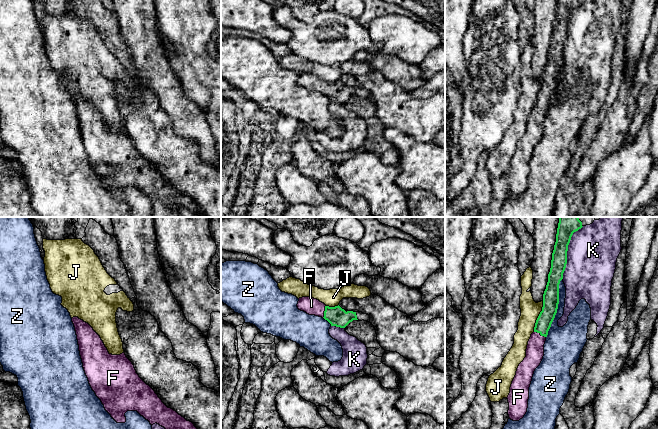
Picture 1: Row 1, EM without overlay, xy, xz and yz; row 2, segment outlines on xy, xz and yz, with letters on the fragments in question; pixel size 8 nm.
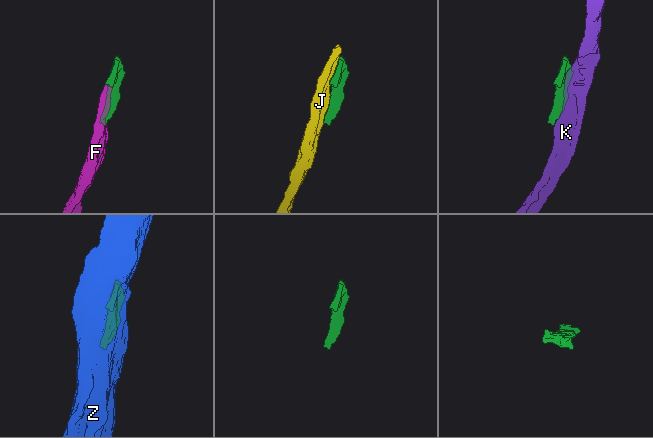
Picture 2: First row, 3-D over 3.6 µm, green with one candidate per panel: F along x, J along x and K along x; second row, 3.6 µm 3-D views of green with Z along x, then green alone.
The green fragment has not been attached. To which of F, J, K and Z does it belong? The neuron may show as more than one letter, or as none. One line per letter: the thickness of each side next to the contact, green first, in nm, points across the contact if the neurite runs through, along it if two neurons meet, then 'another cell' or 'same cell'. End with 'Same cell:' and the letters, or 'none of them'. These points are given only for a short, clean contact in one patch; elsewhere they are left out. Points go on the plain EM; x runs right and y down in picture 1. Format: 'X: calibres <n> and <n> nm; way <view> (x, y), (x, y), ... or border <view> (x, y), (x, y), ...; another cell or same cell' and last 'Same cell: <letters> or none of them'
F: calibres 130 and 140 nm; same cell
J: calibres 130 and 160 nm; another cell
K: calibres 130 and 400 nm; another cell
Z: calibres 130 and 220 nm; another cell
Same cell: F

